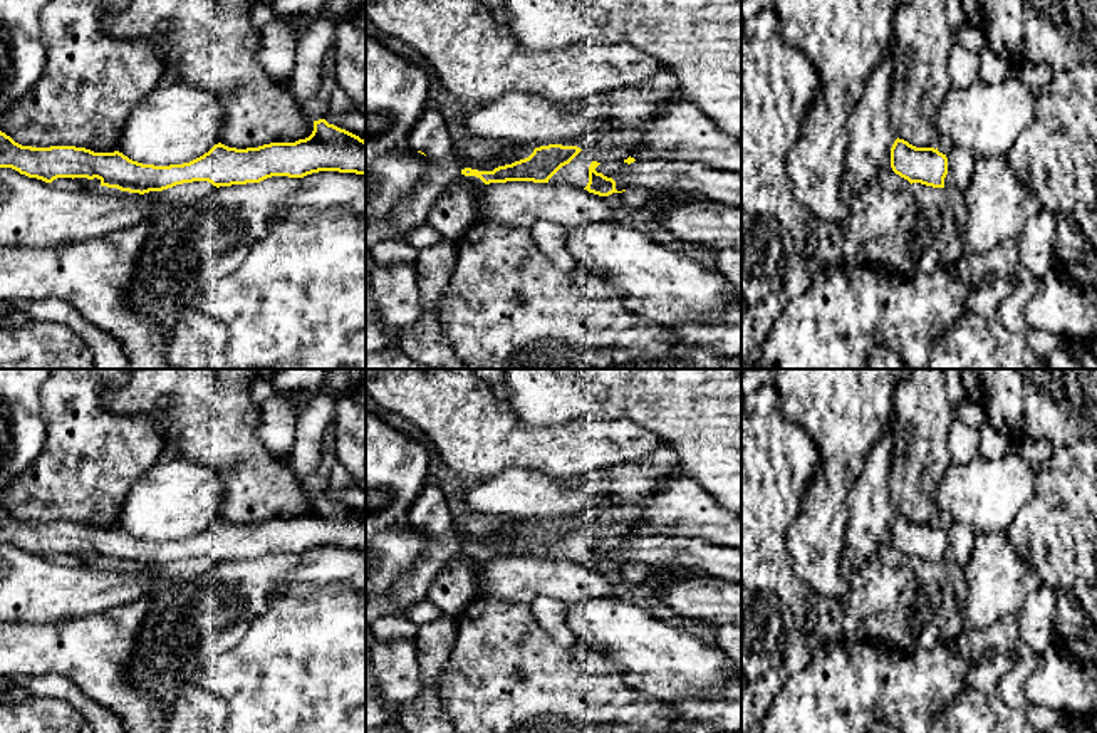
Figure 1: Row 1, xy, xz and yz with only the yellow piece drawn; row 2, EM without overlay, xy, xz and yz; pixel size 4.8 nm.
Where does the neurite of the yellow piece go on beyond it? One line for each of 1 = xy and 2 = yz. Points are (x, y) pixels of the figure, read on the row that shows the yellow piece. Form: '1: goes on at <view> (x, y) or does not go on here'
1: does not go on here
2: does not go on here

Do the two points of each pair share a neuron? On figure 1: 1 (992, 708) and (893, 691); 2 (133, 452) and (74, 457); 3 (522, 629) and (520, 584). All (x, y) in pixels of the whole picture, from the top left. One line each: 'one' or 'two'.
1: two
2: one
3: two

